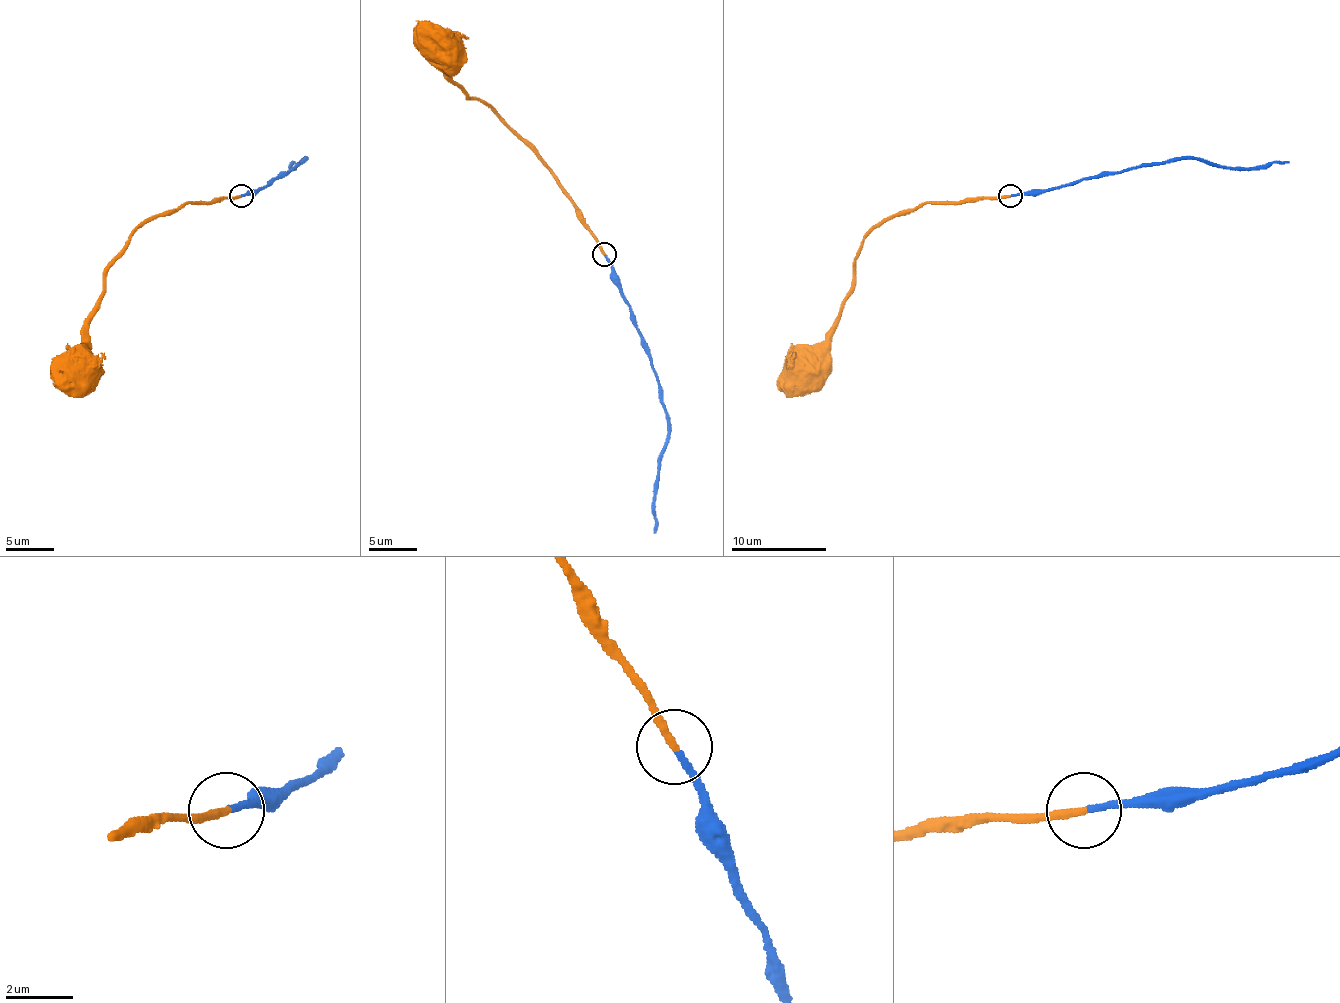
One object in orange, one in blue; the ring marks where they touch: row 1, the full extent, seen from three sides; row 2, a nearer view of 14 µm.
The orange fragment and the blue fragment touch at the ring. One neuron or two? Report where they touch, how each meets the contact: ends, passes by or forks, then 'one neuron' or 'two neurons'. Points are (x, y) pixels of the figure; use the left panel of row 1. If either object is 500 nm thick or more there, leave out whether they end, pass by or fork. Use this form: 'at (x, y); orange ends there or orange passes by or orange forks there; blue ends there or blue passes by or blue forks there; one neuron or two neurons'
at (241, 196); orange ends there; blue ends there; one neuron

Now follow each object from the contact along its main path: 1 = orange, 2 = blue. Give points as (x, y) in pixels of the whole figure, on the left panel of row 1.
1: (242, 196), (194, 201), (149, 218), (108, 268), (106, 289), (87, 329), (89, 363), (77, 372)
2: (242, 196), (287, 172), (303, 158), (294, 168), (292, 160)

